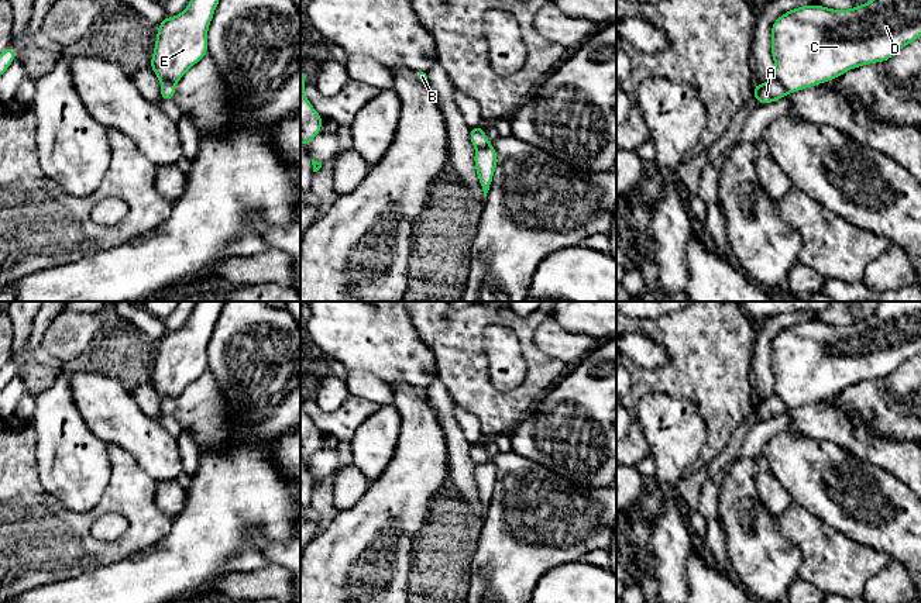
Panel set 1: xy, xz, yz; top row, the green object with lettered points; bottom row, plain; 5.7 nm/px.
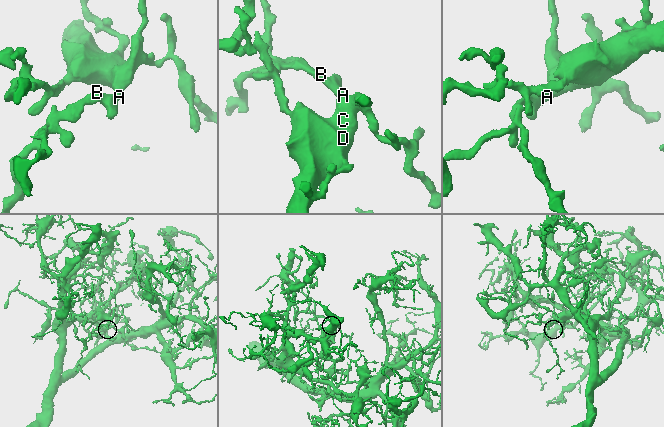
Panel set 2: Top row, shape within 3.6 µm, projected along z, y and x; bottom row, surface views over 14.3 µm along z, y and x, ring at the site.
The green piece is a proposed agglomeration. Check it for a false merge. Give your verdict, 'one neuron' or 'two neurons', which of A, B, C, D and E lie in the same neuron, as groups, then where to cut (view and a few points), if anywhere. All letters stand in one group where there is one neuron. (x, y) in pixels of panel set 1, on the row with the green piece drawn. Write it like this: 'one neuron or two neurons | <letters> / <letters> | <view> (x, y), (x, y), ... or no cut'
two neurons | A B / C D E | xz (490, 144), (476, 148)

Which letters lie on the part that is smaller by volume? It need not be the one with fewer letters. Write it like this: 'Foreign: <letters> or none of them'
Foreign: A, B

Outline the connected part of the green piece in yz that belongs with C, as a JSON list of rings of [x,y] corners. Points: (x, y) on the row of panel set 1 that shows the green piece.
[[[870,0],[849,10],[803,6],[780,15],[771,25],[774,79],[787,93],[821,85],[846,70],[889,61],[921,37],[921,0]]]

